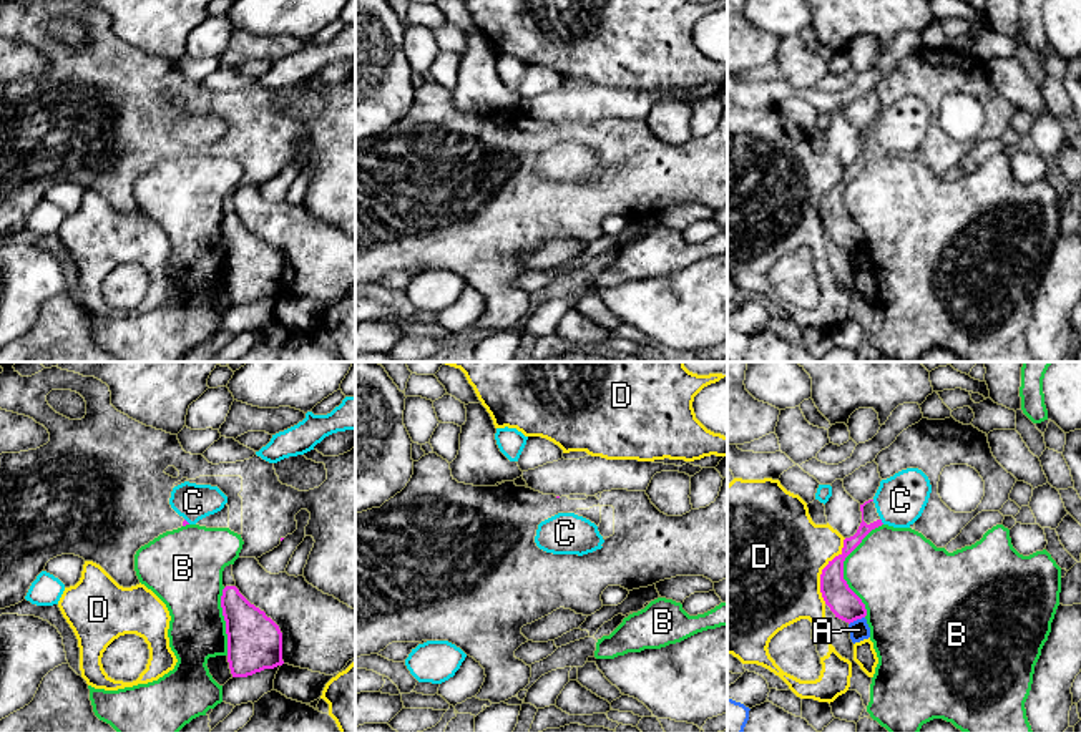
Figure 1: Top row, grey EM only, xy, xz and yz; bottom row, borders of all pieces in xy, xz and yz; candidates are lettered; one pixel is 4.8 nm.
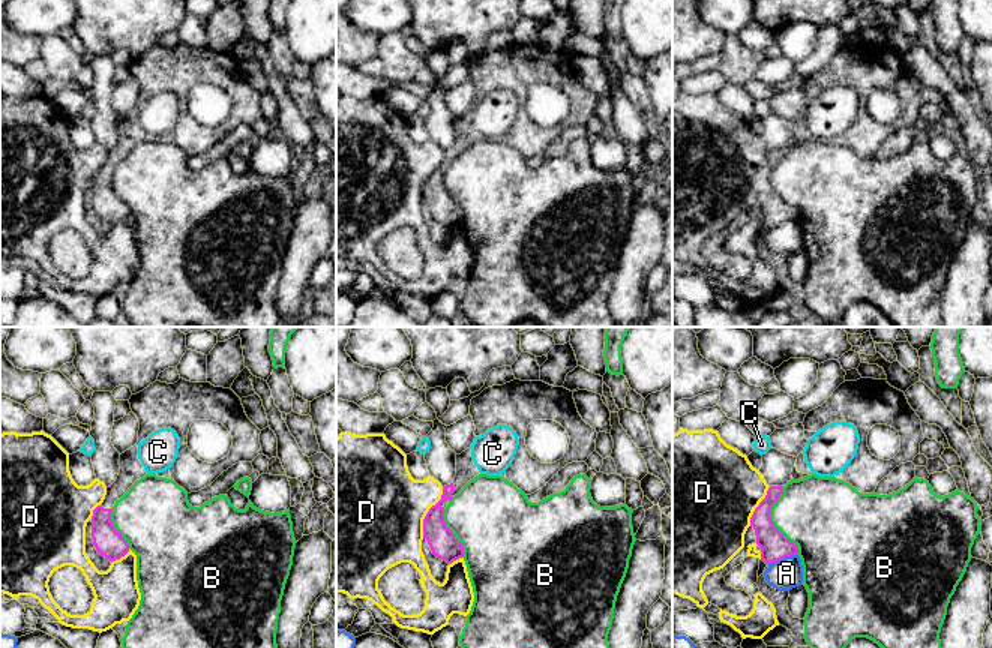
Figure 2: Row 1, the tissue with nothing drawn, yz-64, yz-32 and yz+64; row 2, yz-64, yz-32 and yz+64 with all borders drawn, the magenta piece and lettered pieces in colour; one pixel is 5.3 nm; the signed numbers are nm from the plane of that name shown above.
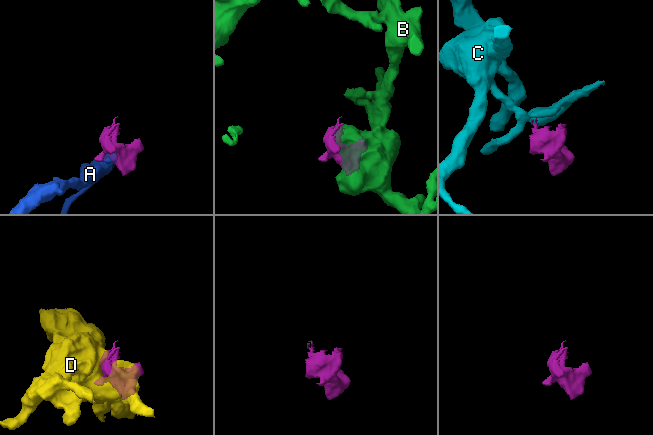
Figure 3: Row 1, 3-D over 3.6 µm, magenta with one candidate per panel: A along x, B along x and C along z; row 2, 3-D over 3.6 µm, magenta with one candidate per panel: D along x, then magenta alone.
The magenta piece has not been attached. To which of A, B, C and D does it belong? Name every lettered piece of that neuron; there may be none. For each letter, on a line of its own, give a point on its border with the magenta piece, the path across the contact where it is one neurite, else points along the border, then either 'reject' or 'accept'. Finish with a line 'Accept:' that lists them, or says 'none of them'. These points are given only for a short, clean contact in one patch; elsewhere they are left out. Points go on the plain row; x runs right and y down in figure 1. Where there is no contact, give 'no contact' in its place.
A: meets magenta in yz at (855, 248); border along yz (864, 244), (849, 253); reject
B: meets magenta in yz at (842, 196); reject
C: meets magenta in yz at (880, 150); border along yz (880, 146), (884, 151); reject
D: meets magenta in yz at (822, 200); reject
Accept: none of them

